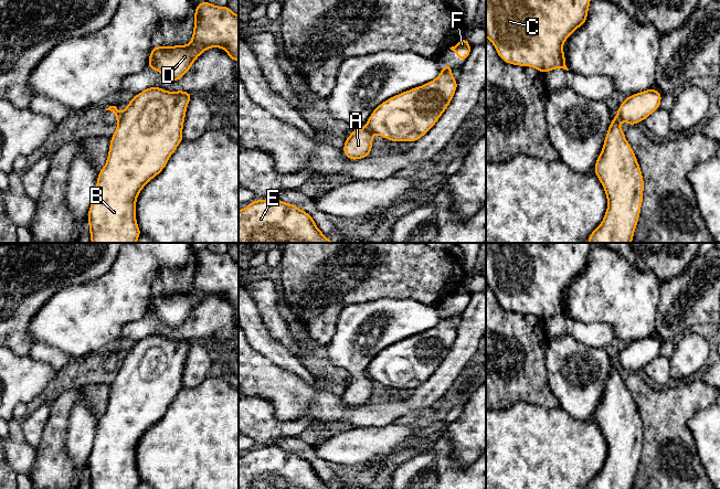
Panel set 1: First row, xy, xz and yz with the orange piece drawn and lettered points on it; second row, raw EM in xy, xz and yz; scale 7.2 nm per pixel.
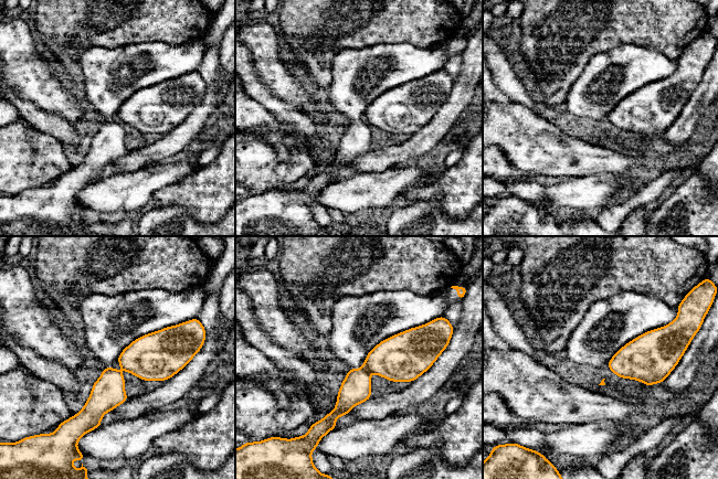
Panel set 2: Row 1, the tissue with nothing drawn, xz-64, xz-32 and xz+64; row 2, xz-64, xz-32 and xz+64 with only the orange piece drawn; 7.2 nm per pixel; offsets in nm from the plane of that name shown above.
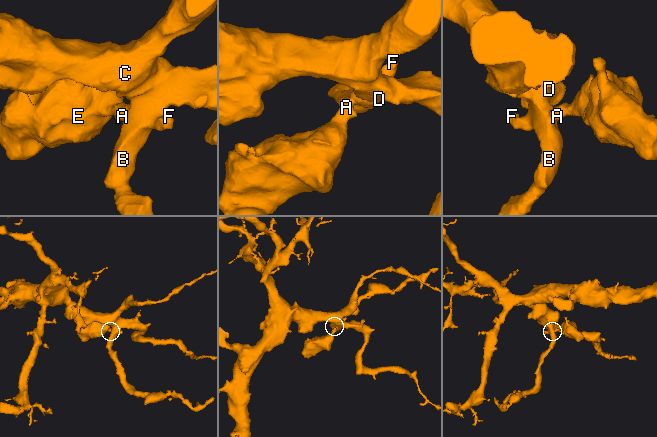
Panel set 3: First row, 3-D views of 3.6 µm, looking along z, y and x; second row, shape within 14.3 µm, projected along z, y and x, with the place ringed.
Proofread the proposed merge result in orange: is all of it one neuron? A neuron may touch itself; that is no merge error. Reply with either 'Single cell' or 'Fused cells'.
Fused cells

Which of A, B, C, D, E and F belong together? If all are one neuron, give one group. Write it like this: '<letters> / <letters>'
A E / B C D F

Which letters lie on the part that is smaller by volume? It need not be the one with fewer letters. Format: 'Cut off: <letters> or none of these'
Cut off: A, E

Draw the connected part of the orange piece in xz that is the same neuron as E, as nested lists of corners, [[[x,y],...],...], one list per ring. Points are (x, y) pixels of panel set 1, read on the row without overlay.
[[[274,444],[254,447],[245,456],[239,457],[239,489],[333,489],[333,487],[325,485],[309,460],[301,458],[297,453],[288,451]]]

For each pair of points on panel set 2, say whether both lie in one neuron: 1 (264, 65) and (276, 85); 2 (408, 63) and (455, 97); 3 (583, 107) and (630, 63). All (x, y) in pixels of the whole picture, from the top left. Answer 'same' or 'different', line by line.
1: same
2: different
3: same

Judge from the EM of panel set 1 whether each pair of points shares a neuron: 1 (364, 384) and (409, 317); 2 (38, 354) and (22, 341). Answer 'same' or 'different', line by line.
1: same
2: different

